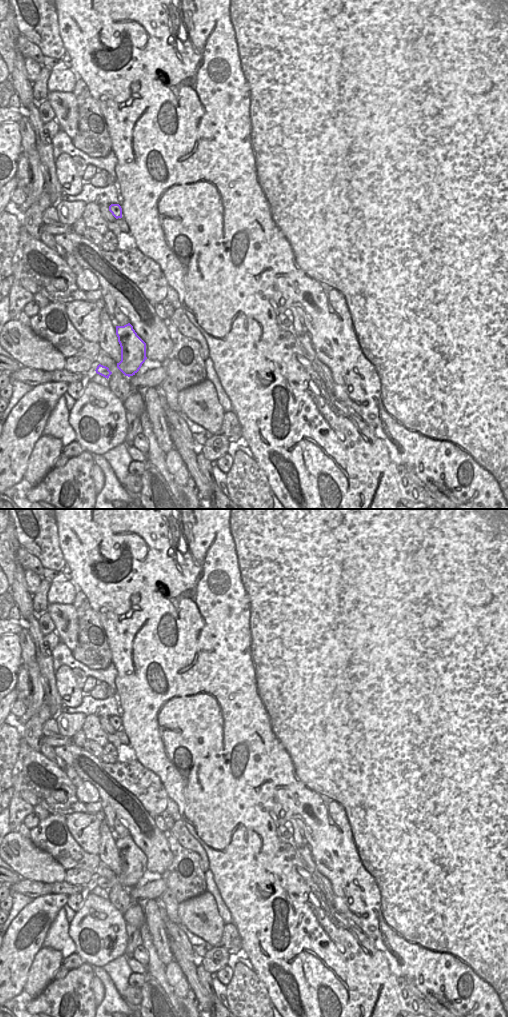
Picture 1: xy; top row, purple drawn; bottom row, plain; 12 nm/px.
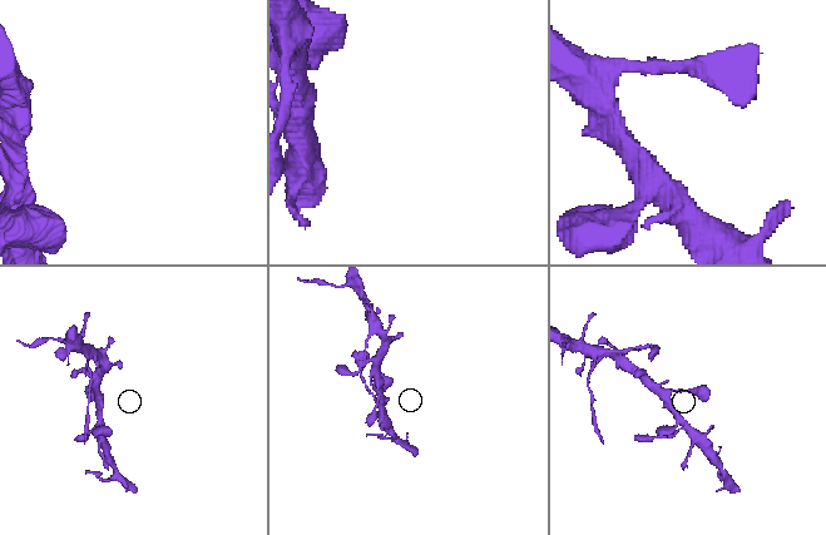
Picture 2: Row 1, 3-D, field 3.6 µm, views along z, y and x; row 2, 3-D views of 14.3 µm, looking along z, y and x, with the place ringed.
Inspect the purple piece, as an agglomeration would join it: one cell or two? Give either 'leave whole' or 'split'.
leave whole

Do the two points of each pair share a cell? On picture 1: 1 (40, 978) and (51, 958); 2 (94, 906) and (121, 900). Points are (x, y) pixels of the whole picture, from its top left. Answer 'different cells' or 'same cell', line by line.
1: same cell
2: different cells

